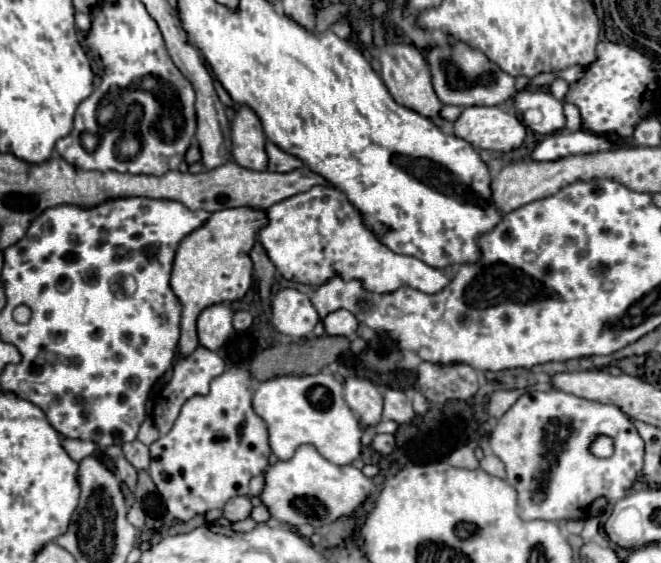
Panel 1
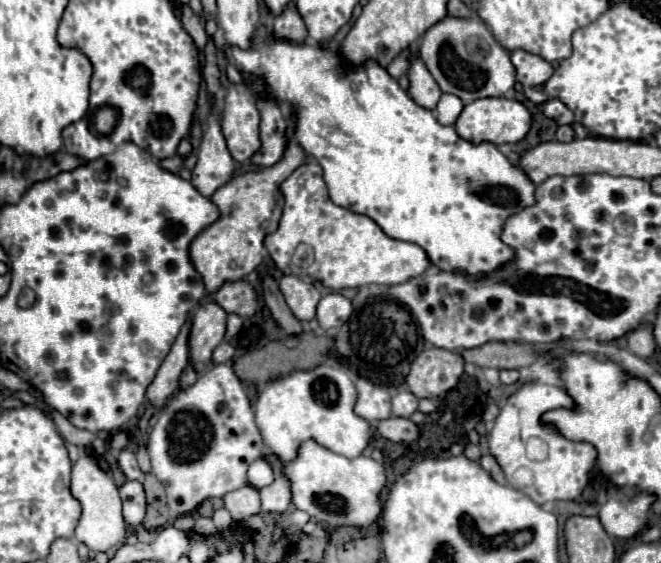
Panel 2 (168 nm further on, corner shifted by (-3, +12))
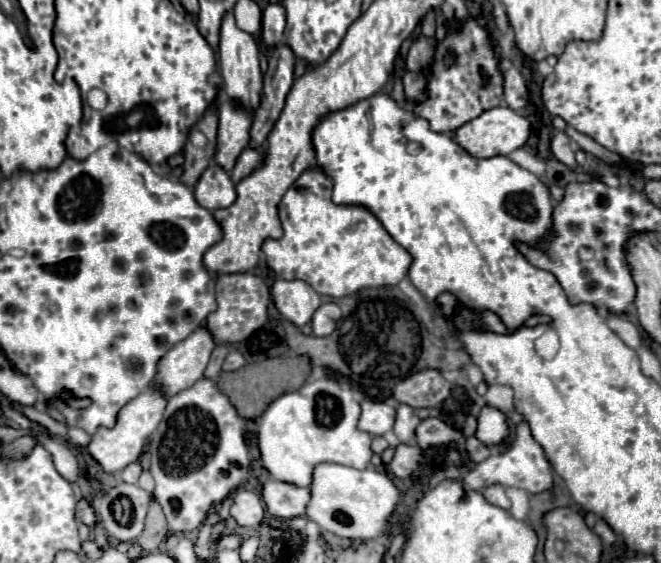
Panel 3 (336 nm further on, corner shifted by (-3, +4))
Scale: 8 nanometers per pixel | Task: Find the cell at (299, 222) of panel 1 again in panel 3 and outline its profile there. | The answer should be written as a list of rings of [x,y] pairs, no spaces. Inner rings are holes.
[[[321,168],[305,170],[279,202],[283,236],[263,242],[267,266],[285,280],[305,280],[315,292],[331,298],[361,288],[393,286],[407,276],[411,256],[401,248],[371,210],[357,204],[333,204],[333,182]]]

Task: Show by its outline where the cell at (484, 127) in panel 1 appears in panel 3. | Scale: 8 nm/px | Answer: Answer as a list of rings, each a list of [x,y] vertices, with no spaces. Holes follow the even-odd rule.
[[[497,106],[497,108],[485,110],[481,116],[463,124],[455,132],[457,144],[461,148],[465,148],[475,158],[491,158],[491,156],[497,156],[497,154],[507,156],[513,150],[521,148],[527,142],[527,138],[529,138],[529,120],[519,116],[515,110],[511,110],[507,106]]]

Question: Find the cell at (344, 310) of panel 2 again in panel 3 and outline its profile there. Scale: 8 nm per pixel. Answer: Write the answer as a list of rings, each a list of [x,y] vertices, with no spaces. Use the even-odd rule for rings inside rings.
[[[327,302],[327,304],[319,306],[317,312],[313,314],[313,320],[311,320],[313,336],[329,336],[335,330],[339,320],[341,320],[341,310],[337,304]]]

